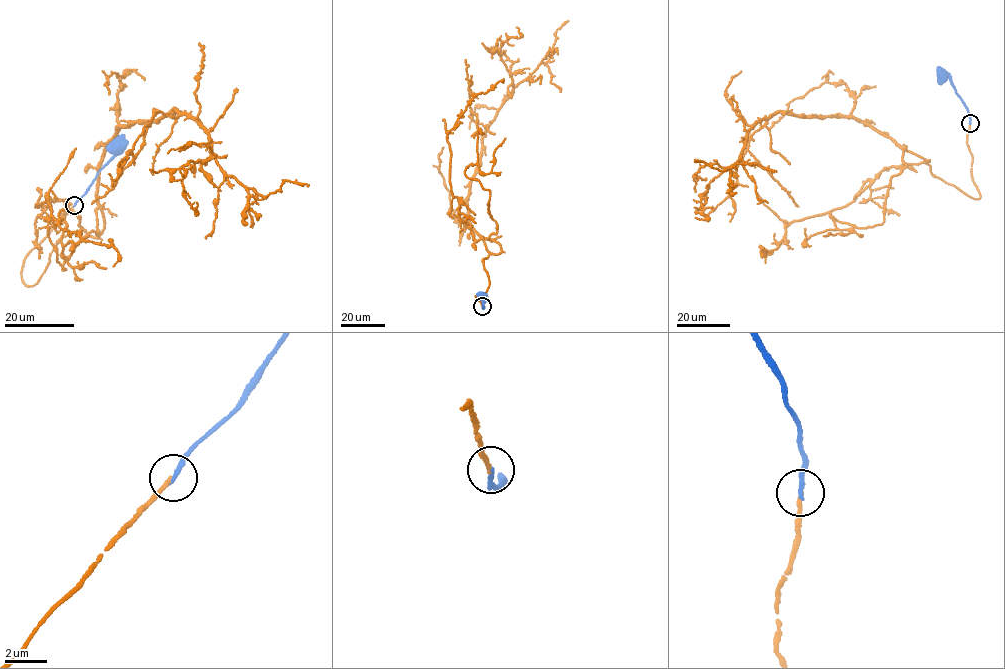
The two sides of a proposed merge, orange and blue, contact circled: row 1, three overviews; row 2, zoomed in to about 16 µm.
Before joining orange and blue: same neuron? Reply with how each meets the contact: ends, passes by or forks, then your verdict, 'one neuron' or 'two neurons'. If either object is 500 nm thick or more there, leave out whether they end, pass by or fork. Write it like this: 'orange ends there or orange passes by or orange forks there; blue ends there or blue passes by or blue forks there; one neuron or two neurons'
orange ends there; blue ends there; two neurons

